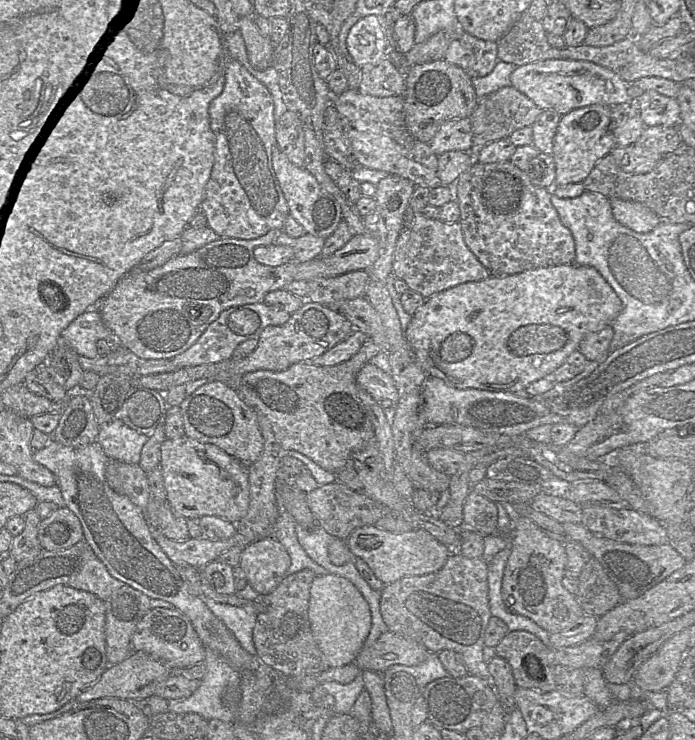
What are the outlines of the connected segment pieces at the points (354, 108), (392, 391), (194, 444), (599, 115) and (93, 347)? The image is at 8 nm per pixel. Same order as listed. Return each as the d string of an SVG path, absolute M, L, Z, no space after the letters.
M348 89L333 96L331 101L343 117L343 127L349 145L361 166L406 178L416 187L434 189L442 186L438 177L438 156L429 143L417 140L406 126L403 96L381 98L362 94L358 89Z
M366 363L356 376L360 389L367 391L383 408L395 407L399 394L394 379L373 363Z
M186 435L167 438L161 445L159 466L167 502L176 515L186 519L218 516L236 524L247 514L250 501L248 465L219 447Z
M593 104L561 117L553 141L552 156L556 167L554 187L582 183L598 161L615 148L615 139L609 130L610 115L610 106Z
M91 309L78 316L61 334L61 344L71 348L79 356L98 357L97 341L101 327L99 312Z

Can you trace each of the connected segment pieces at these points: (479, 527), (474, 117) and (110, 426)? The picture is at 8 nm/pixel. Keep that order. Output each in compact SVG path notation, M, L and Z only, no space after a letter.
M470 491L463 504L463 521L483 536L495 534L498 524L498 508L495 502Z
M512 85L503 87L479 99L476 109L470 116L473 134L470 153L475 157L475 154L484 146L508 138L520 128L532 126L542 111L531 99Z
M116 418L100 425L97 441L109 459L138 464L142 448L148 438Z

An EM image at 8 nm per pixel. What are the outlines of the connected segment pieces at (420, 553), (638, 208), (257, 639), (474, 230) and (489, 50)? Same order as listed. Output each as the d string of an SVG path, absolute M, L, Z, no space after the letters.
M367 525L355 529L346 540L351 553L363 559L375 576L385 585L406 576L421 576L440 570L451 550L429 532L415 529L404 533L392 533Z
M610 199L612 214L617 222L637 233L649 233L661 219L647 206L629 200Z
M310 569L289 574L273 591L260 596L263 611L257 614L253 628L256 655L286 677L317 674L330 668L312 634L308 618L310 587L315 577Z
M510 160L496 163L475 161L454 185L454 199L457 200L464 237L471 251L476 255L490 276L509 276L535 268L546 268L575 264L575 242L571 231L566 228L551 203L551 190L532 184L528 174Z
M462 28L456 34L456 39L464 47L472 50L475 56L474 66L467 71L472 79L484 77L492 72L498 61L497 42L479 39Z

